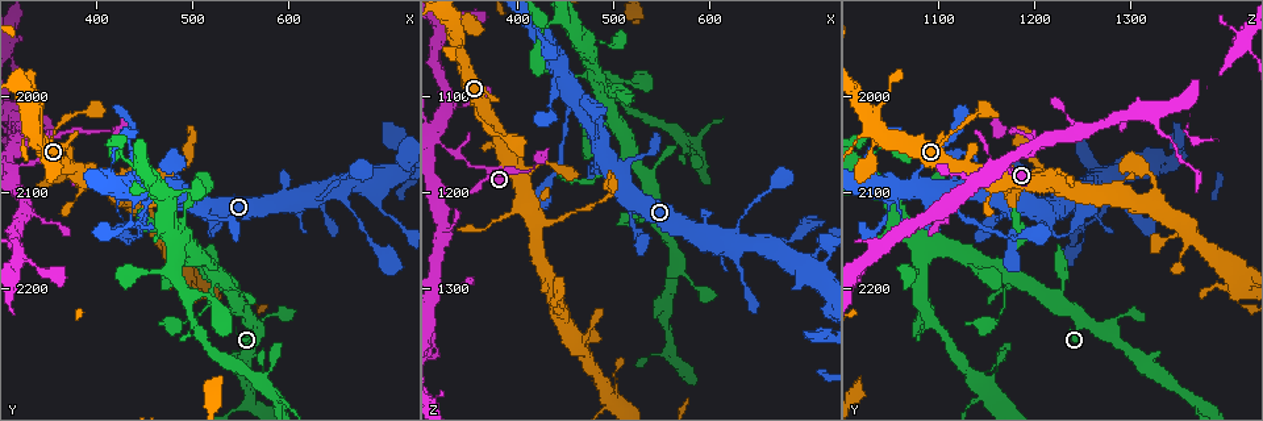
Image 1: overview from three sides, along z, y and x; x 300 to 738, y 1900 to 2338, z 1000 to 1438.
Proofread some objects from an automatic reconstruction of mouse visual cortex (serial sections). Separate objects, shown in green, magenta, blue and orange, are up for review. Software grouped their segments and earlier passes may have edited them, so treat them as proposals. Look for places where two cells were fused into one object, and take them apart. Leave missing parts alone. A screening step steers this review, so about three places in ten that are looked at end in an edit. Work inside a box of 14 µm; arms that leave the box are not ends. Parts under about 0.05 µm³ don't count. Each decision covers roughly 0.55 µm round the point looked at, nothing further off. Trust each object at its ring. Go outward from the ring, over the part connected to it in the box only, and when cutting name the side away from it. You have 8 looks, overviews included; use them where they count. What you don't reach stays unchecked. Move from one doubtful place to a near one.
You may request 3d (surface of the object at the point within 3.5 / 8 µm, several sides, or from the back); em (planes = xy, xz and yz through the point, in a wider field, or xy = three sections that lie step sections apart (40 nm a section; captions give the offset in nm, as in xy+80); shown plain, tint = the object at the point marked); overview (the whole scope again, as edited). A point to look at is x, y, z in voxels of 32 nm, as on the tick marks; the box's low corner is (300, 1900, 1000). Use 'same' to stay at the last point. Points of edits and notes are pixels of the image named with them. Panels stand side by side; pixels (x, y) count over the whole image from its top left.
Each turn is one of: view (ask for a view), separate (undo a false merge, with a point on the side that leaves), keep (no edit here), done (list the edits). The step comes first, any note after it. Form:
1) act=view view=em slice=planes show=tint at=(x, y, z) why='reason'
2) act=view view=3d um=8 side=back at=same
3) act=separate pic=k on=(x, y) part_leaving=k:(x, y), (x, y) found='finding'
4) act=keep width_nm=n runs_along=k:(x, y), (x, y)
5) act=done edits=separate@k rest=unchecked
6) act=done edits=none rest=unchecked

act=view view=3d um=3.5 at=(470, 2170, 1355) why='narrows sharply'

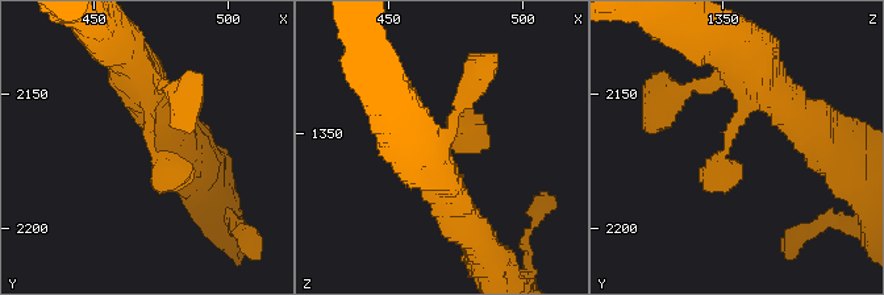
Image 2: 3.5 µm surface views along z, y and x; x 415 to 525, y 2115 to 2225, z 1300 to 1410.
act=view view=em slice=xy step=2 show=tint at=(474, 2171, 1350) why='now the EM'

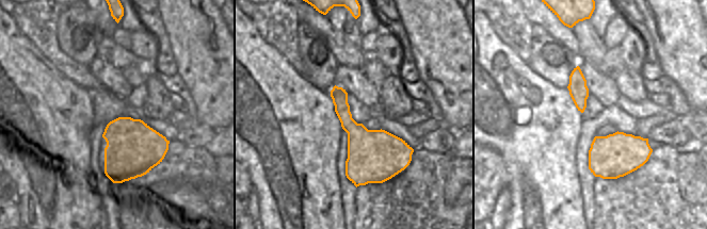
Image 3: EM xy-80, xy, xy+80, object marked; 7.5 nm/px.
act=keep runs_along=2:(140, 77), (151, 149), (192, 173) found='continuous, no second cell'

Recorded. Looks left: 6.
act=view view=3d um=8 at=(345, 2040, 1200) why='narrows sharply'

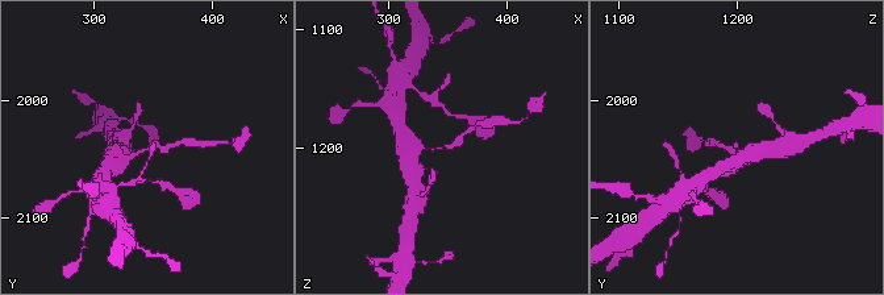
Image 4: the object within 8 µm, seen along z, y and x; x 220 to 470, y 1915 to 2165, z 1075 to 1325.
act=view view=3d um=3.5 side=back at=(346, 2042, 1202)

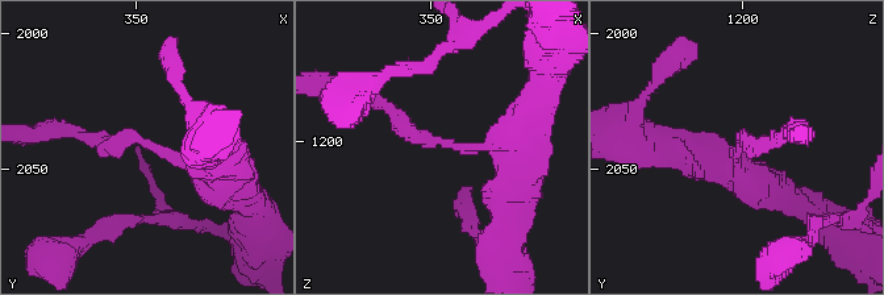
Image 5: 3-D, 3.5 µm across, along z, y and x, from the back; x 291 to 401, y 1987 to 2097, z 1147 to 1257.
act=view view=em slice=xy step=3 show=tint at=(344, 2042, 1200)

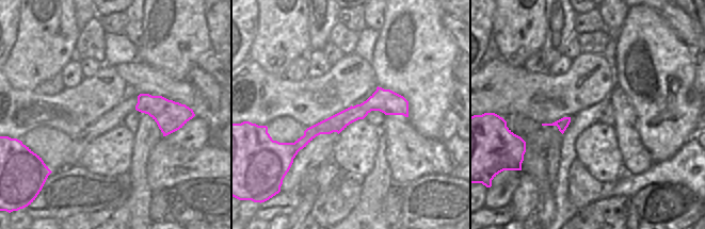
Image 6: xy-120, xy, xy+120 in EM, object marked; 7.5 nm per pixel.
act=keep arm_widths_nm=200,350 runs_along=5:(228, 179), (212, 183), (140, 138), (87, 138) found='one cell here'

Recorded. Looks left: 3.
act=view view=3d um=8 at=(345, 2010, 1035) why='thick turns thin'

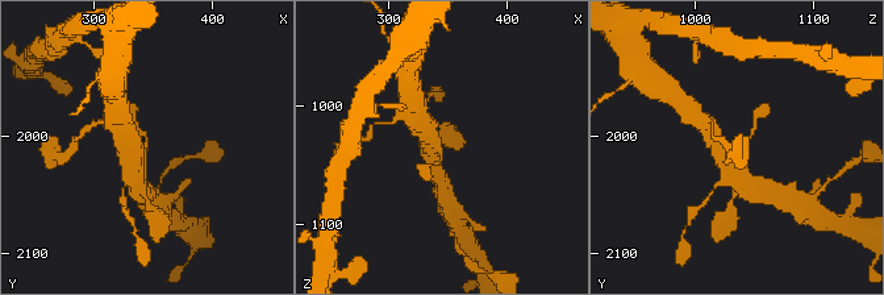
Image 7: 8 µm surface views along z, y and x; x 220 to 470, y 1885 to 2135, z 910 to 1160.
act=view view=3d um=3.5 at=(344, 2014, 1038)

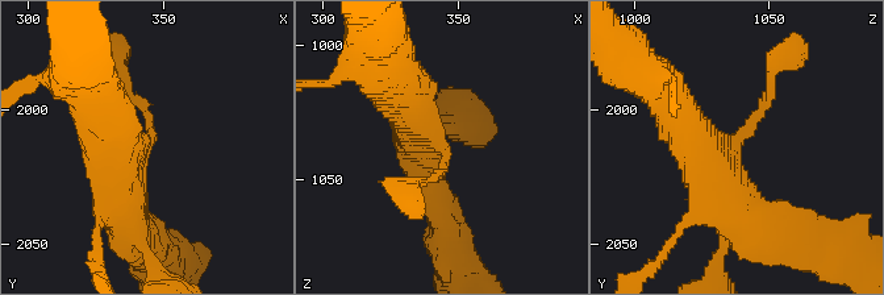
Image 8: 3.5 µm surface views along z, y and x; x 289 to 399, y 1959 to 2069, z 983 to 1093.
act=keep arms=3 runs_along=8:(737, 210), (716, 161), (754, 121), (770, 77) found='all the same cell'

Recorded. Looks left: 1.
act=done edits=none rest=unchecked

